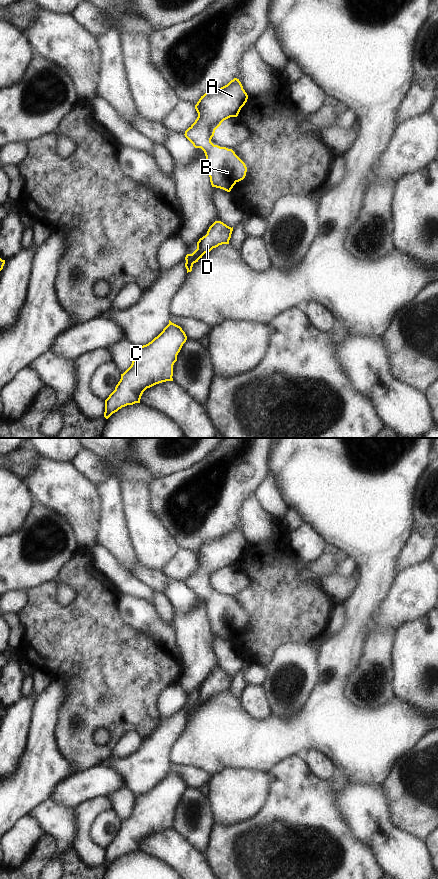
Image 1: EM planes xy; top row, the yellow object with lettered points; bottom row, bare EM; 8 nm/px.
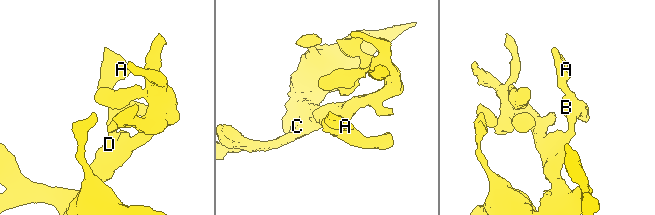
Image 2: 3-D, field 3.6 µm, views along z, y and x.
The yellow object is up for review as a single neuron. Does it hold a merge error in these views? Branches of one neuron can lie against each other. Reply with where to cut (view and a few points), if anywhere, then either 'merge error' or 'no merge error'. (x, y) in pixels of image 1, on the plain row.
no cut | no merge error

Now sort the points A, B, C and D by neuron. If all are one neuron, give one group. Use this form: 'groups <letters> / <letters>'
groups A B C D

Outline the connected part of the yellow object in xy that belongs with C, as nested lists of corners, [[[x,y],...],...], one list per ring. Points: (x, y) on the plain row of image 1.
[[[169,768],[169,772],[151,790],[135,796],[135,803],[131,814],[121,822],[121,827],[115,838],[105,848],[104,865],[108,867],[122,855],[140,851],[143,840],[156,832],[173,829],[173,813],[187,784],[182,776]]]

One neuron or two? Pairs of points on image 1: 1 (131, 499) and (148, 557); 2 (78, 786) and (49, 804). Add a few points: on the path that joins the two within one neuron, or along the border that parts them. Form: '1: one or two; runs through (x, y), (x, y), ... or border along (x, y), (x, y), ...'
1: one; runs through (138, 513), (148, 535), (148, 543)
2: two; border along (51, 795), (60, 804), (68, 804), (75, 807)

